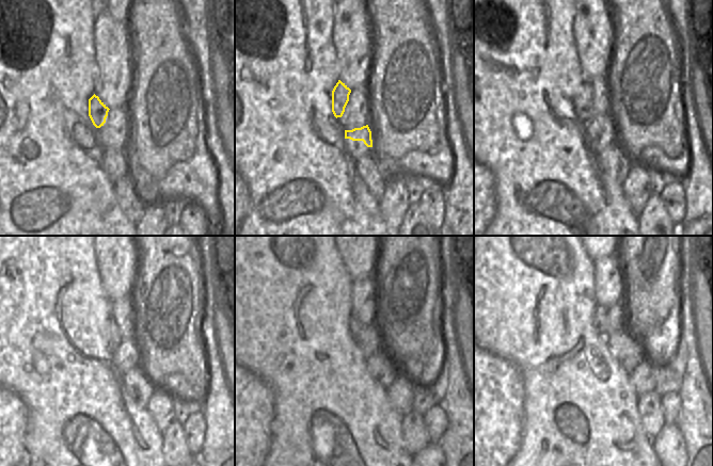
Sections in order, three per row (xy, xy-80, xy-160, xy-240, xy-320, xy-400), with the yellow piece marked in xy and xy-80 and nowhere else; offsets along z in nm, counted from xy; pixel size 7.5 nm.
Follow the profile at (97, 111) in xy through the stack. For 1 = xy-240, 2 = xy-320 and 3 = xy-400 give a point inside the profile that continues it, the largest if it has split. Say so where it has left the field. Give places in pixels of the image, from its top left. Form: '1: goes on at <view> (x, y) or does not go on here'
1: goes on at xy-240 (125, 355)
2: goes on at xy-320 (366, 337)
3: goes on at xy-400 (601, 322)

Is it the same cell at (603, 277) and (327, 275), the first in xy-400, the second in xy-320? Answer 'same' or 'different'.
different

